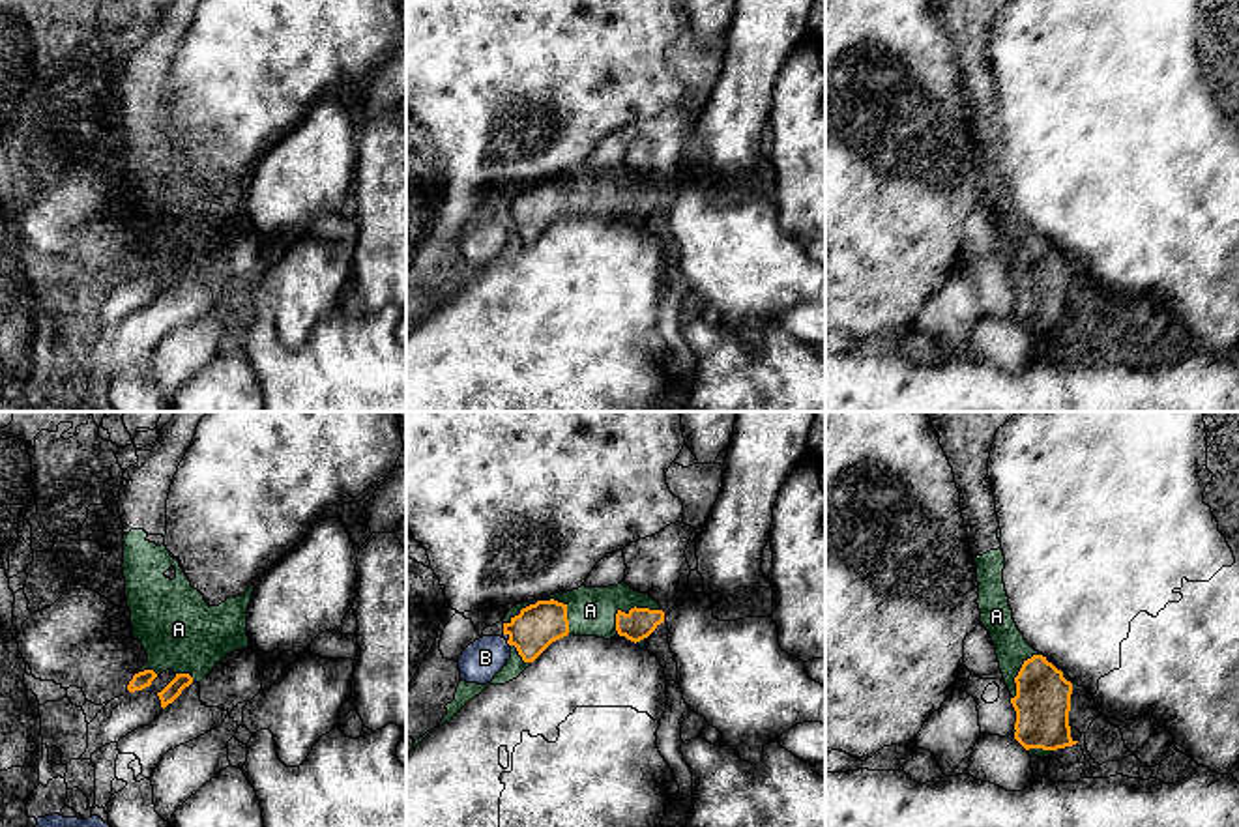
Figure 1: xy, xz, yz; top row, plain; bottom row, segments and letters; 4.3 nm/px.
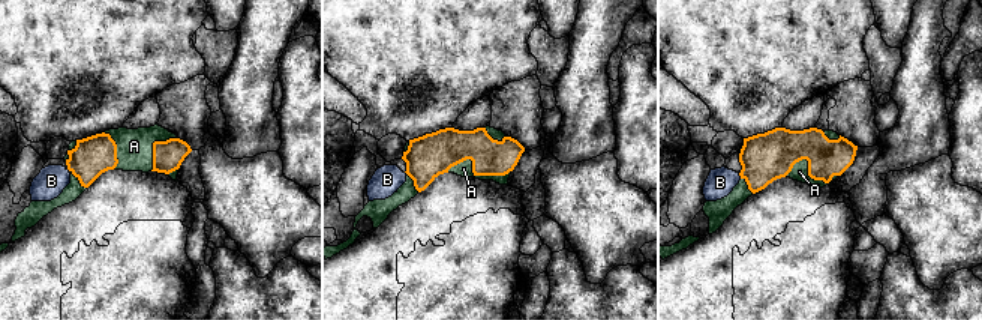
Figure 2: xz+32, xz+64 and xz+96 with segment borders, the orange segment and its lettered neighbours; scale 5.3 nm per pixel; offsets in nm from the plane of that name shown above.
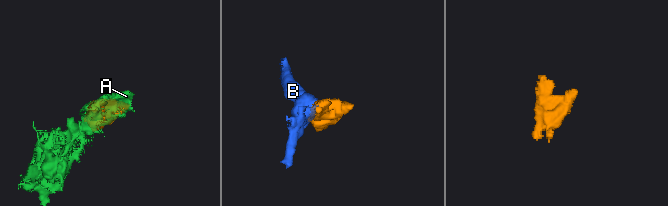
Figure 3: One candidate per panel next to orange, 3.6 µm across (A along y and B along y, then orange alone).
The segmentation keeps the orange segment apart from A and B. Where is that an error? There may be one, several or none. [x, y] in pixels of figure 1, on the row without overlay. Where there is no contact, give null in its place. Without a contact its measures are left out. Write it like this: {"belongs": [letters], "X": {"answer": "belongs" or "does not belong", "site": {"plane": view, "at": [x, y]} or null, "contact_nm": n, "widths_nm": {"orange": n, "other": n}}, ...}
{"belongs": ["A"], "A": {"answer": "belongs", "site": {"plane": "xz", "at": [629, 191]}, "contact_nm": 220, "widths_nm": {"orange": 140, "other": 200}}, "B": {"answer": "does not belong", "site": {"plane": "xz", "at": [508, 223]}, "contact_nm": 30, "widths_nm": {"orange": 190, "other": 170}}}

